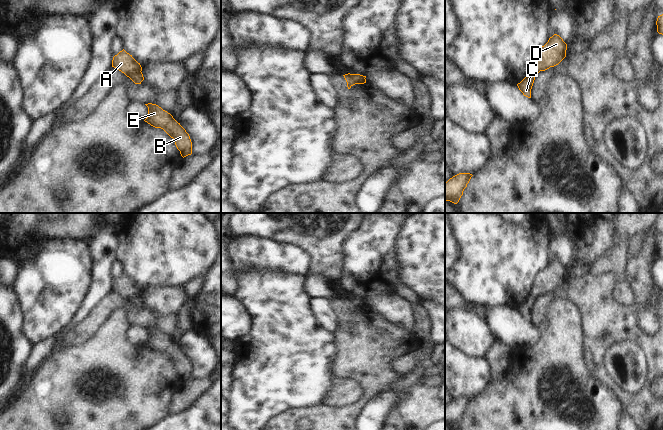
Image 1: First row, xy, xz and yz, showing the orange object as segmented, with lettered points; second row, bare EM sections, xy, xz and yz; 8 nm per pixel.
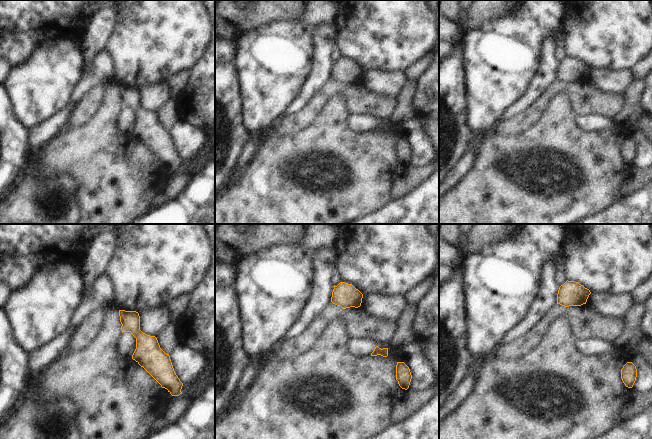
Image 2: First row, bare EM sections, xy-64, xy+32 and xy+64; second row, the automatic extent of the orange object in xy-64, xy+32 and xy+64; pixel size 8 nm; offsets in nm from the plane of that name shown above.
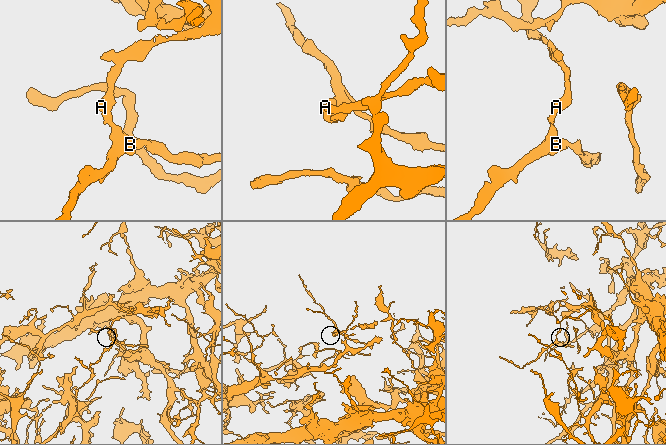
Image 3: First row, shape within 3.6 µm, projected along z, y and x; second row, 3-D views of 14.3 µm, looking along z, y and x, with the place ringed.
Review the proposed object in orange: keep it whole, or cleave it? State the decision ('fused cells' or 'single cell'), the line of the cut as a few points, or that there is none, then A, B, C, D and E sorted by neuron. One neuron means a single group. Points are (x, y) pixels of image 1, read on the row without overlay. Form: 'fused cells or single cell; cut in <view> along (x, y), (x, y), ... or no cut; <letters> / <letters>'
fused cells; cut in xy along (140, 295), (130, 295), (126, 299); A D / B C E

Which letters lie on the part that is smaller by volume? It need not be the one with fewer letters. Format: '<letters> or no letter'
A, D

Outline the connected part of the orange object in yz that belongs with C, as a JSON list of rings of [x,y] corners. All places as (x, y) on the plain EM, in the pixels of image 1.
[[[531,294],[527,300],[517,308],[519,314],[523,317],[524,320],[531,322],[531,313],[536,301],[536,298],[533,294]]]

